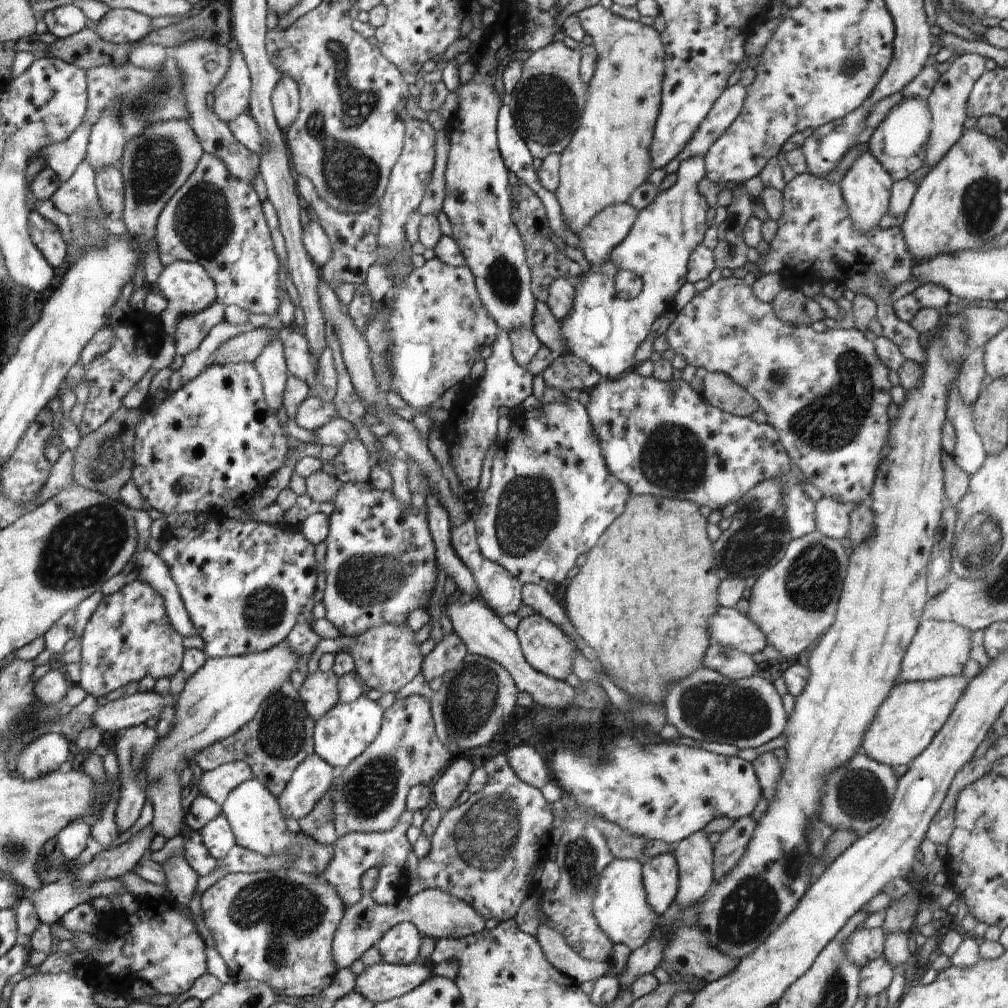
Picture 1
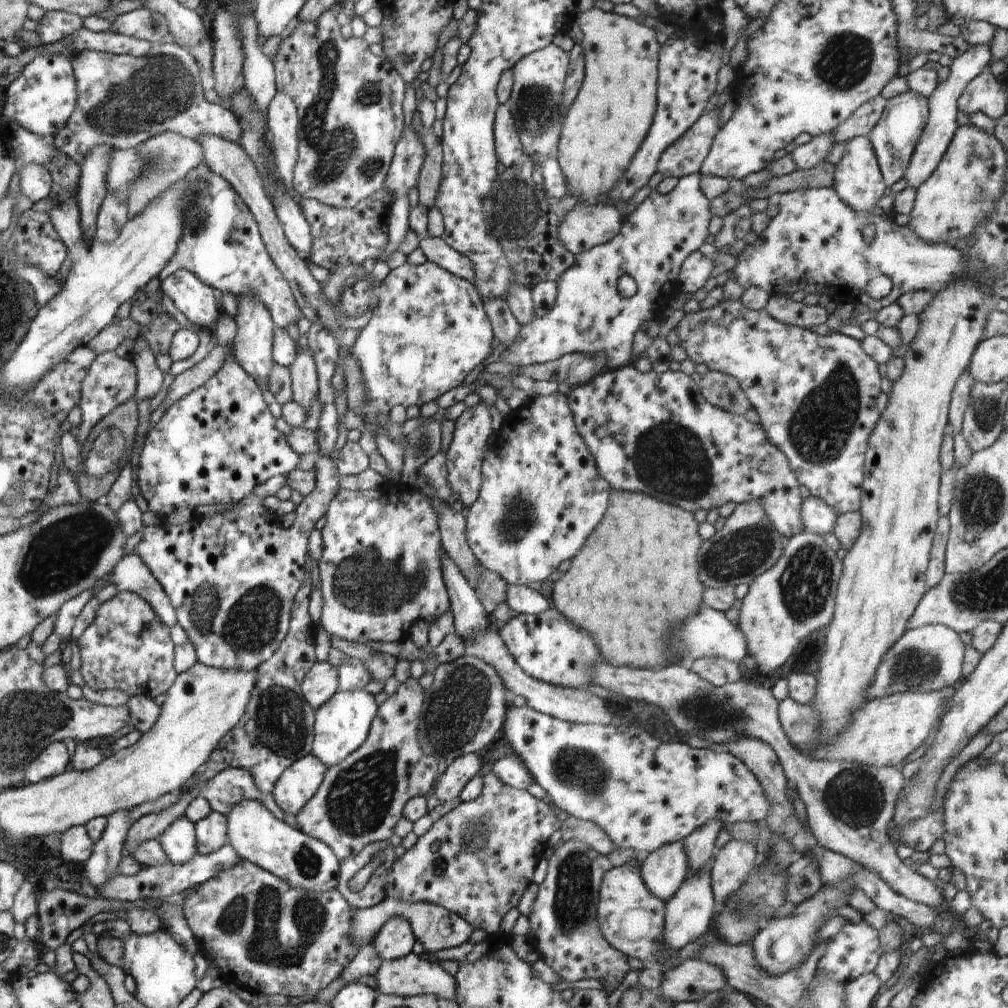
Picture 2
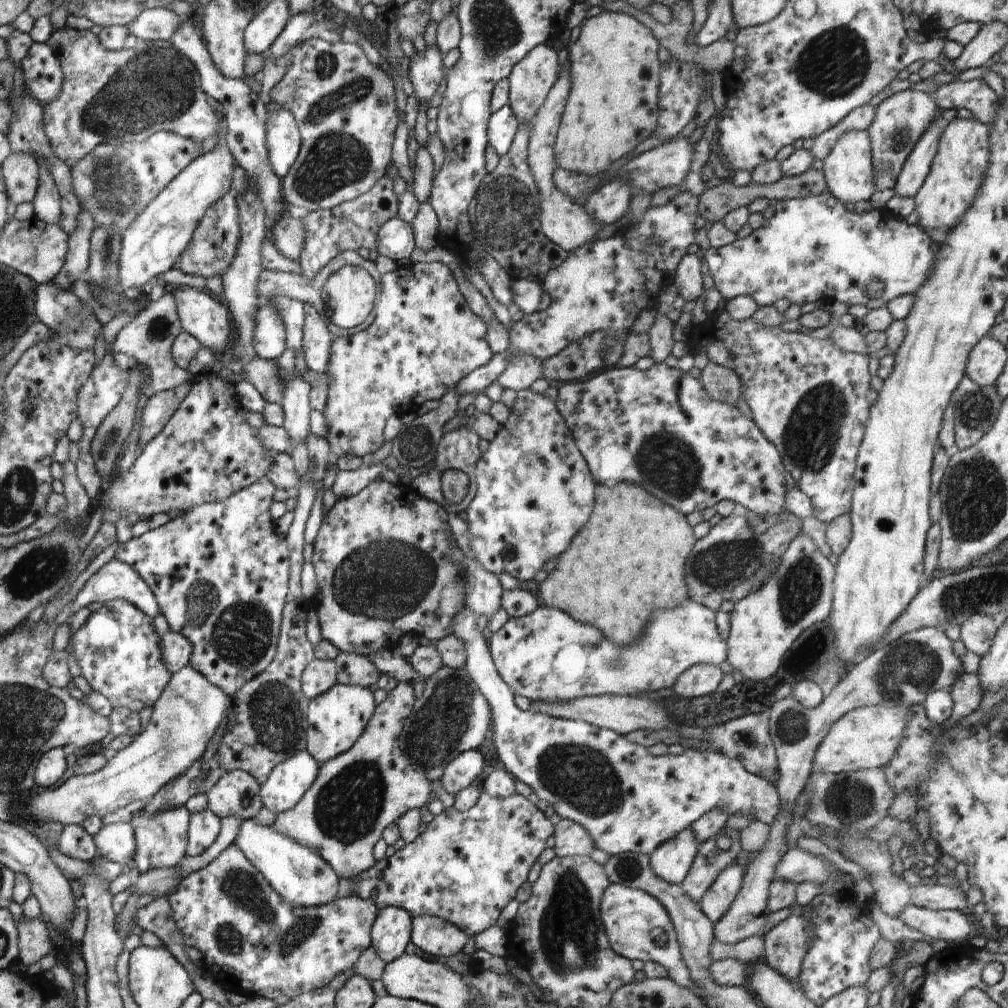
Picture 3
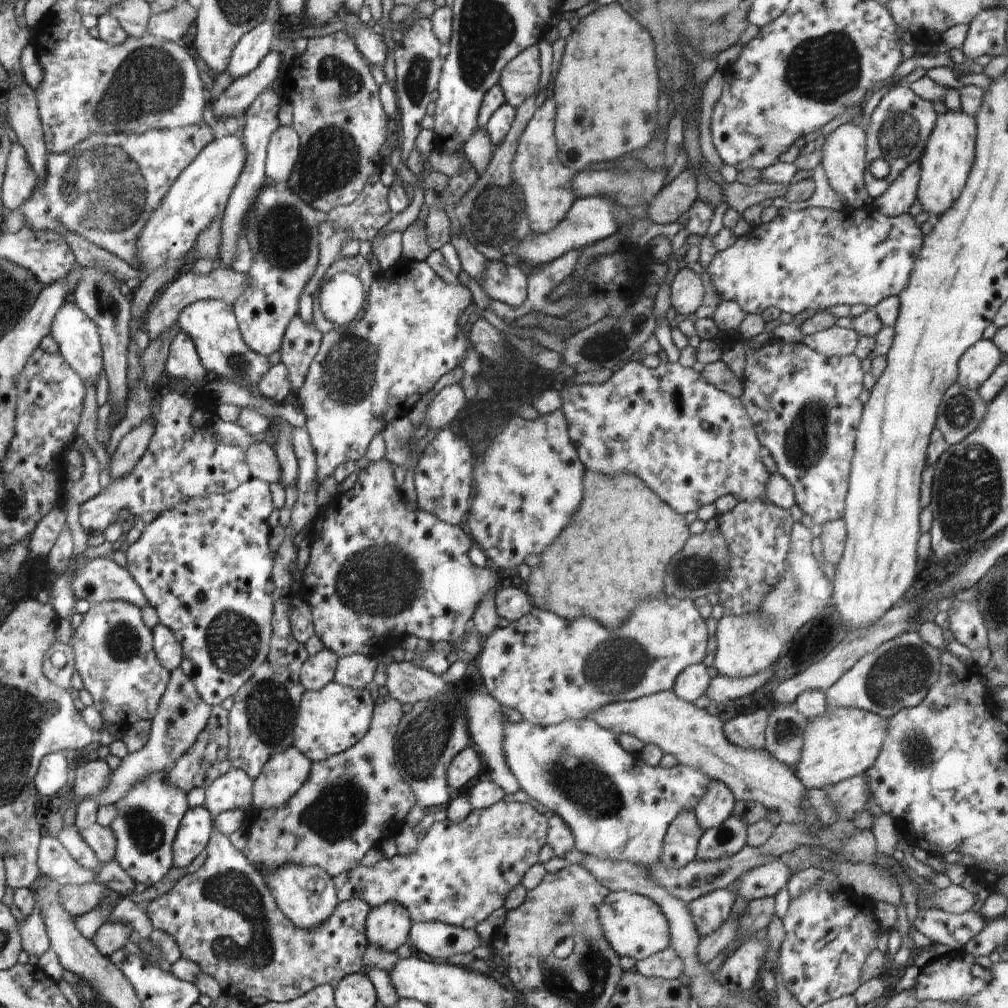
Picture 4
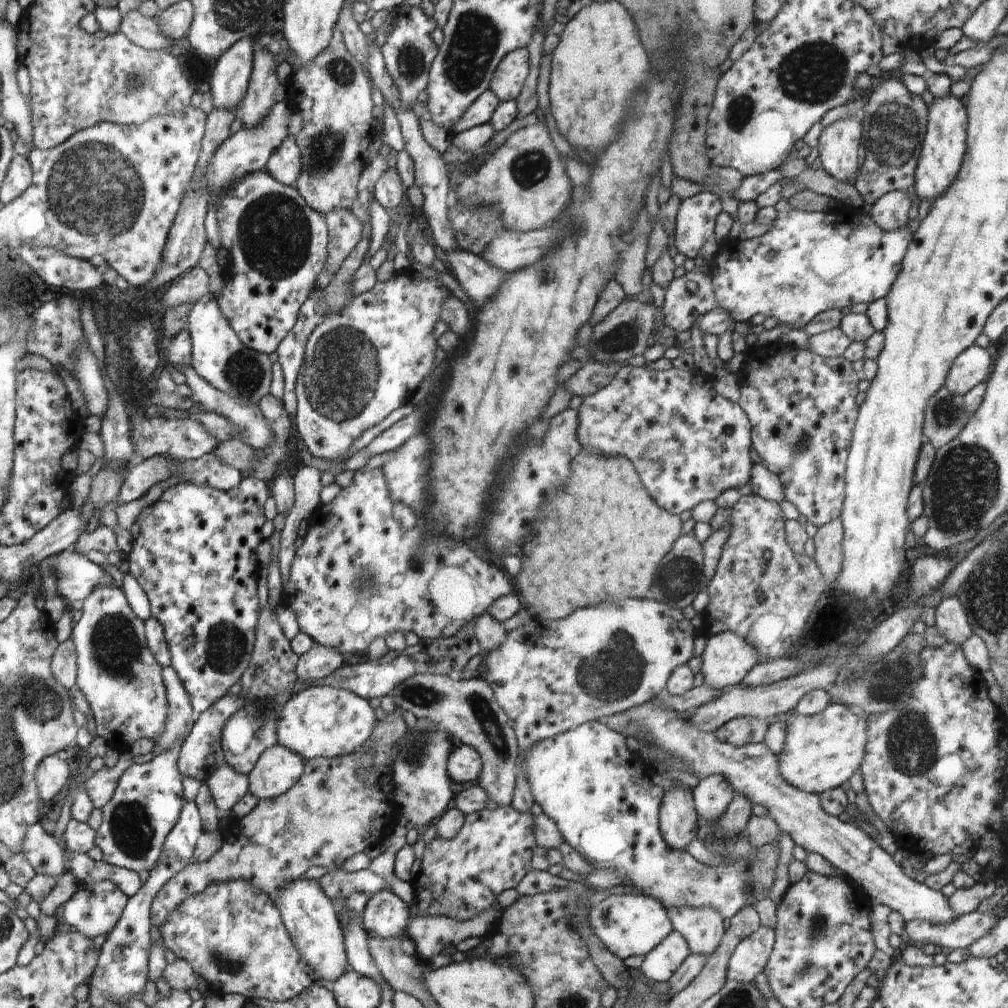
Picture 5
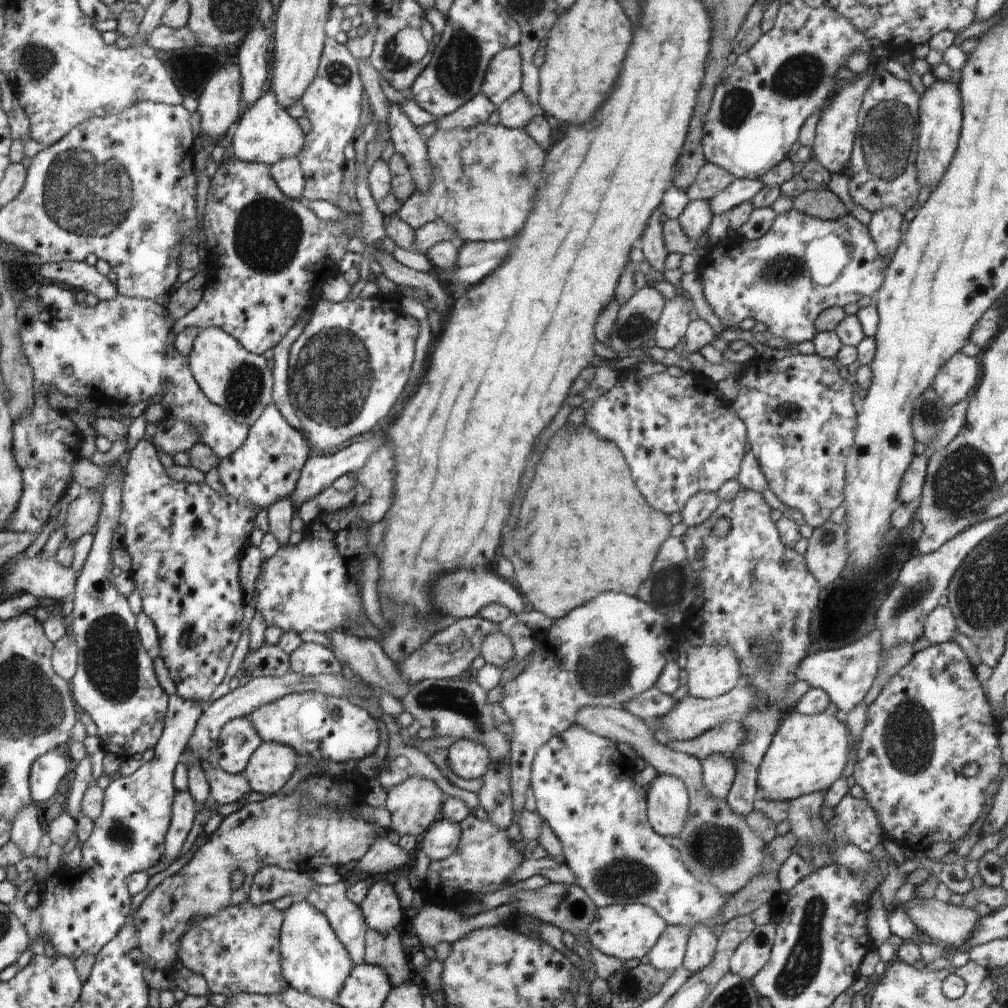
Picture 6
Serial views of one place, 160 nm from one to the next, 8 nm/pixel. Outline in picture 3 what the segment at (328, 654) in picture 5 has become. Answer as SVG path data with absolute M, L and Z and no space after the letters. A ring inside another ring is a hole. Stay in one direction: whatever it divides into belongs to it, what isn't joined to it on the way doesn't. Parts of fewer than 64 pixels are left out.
M314 659L308 664L302 676L303 695L310 700L324 695L338 682L338 669L335 661Z

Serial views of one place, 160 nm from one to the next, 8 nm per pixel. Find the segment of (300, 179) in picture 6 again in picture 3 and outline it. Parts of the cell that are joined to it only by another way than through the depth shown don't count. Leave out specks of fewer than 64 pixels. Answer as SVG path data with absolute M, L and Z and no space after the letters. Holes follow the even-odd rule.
M290 110L267 112L265 143L272 172L283 179L298 156L302 139L298 125Z

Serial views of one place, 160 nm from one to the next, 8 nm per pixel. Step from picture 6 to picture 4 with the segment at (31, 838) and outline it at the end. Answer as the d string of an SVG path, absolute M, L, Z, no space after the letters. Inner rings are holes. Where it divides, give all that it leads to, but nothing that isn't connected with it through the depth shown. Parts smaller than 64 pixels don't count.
M47 835L39 844L38 863L42 876L60 887L92 883L99 871L80 866L56 837Z

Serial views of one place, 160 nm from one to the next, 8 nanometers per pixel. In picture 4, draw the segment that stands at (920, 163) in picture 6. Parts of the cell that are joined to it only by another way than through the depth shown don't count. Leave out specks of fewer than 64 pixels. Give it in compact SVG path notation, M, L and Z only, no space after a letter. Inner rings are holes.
M946 111L946 113L938 115L934 128L930 133L928 142L926 143L923 155L920 158L920 178L917 190L918 202L922 205L924 211L931 214L931 219L943 215L964 188L964 183L968 178L968 173L971 171L972 163L975 159L975 140L976 140L976 121L973 116L966 114L964 111Z

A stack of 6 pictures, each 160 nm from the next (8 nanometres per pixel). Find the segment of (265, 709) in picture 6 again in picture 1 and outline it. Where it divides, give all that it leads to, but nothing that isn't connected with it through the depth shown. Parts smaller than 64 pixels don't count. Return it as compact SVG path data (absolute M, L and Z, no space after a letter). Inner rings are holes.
M362 694L351 703L336 703L330 711L316 721L315 749L316 755L323 757L328 764L339 769L345 769L356 758L363 754L379 736L383 726L385 710Z

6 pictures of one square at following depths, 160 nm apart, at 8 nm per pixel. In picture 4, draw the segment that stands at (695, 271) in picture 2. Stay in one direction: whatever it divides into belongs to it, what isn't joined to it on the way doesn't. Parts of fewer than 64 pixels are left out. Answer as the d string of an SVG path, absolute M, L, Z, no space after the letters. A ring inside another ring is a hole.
M681 265L671 282L671 306L682 316L693 316L703 301L705 290L701 278L687 265Z

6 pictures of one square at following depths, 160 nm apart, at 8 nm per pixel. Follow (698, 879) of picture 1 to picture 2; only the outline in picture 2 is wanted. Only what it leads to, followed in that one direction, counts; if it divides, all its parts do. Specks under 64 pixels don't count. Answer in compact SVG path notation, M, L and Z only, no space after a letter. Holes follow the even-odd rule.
M709 820L685 838L685 853L691 864L691 872L701 869L706 863L711 863L710 860L716 852L715 842L723 826L719 820Z

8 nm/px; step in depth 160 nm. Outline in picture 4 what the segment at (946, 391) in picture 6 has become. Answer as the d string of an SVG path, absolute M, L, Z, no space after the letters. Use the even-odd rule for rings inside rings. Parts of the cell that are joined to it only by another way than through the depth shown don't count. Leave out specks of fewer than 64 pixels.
M982 337L960 357L956 383L977 391L1004 359L992 341Z

